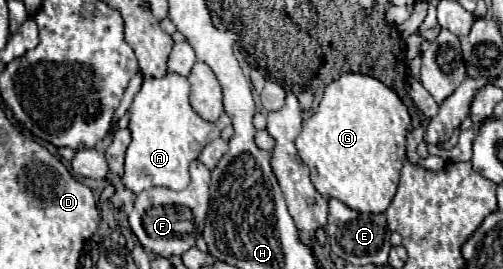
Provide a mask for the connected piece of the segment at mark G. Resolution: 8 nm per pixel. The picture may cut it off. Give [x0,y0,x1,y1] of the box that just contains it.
[296,72,410,214]

